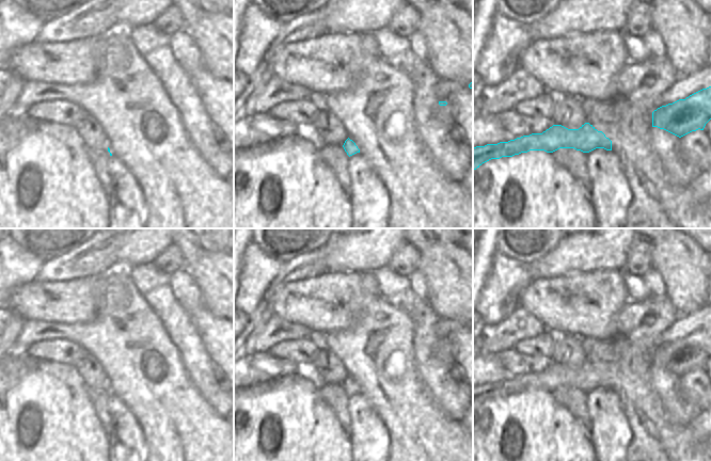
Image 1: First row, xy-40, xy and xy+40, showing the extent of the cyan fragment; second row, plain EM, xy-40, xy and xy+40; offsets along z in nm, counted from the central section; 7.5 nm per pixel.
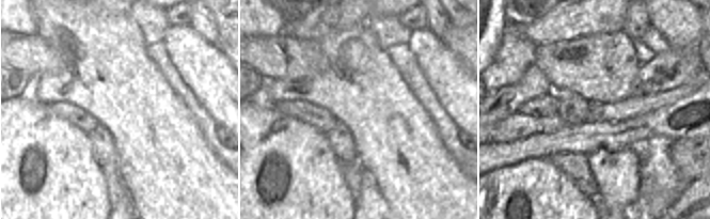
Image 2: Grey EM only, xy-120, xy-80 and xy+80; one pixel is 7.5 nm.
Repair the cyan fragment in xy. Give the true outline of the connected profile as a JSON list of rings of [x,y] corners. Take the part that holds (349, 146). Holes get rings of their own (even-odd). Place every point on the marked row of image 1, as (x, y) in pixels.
[[[349,138],[345,141],[343,147],[349,157],[357,153],[360,153],[360,149],[356,145],[356,143]]]

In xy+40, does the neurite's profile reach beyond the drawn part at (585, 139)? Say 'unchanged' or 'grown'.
unchanged

